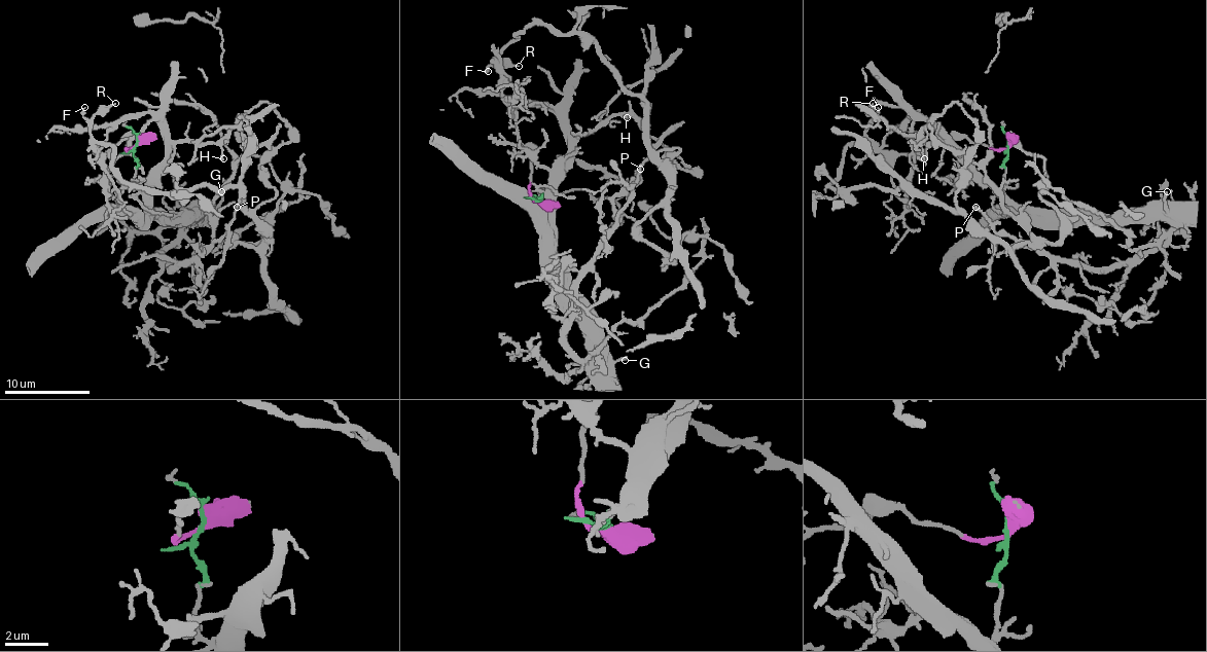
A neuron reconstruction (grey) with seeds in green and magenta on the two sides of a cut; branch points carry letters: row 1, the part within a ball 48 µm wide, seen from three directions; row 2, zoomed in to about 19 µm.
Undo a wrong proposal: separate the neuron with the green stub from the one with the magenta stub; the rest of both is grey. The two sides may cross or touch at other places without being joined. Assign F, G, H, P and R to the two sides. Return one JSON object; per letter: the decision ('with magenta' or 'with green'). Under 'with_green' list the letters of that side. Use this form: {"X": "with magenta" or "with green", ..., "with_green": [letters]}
{"F": "with magenta", "G": "with green", "H": "with green", "P": "with green", "R": "with magenta", "with_green": ["G", "H", "P"]}

